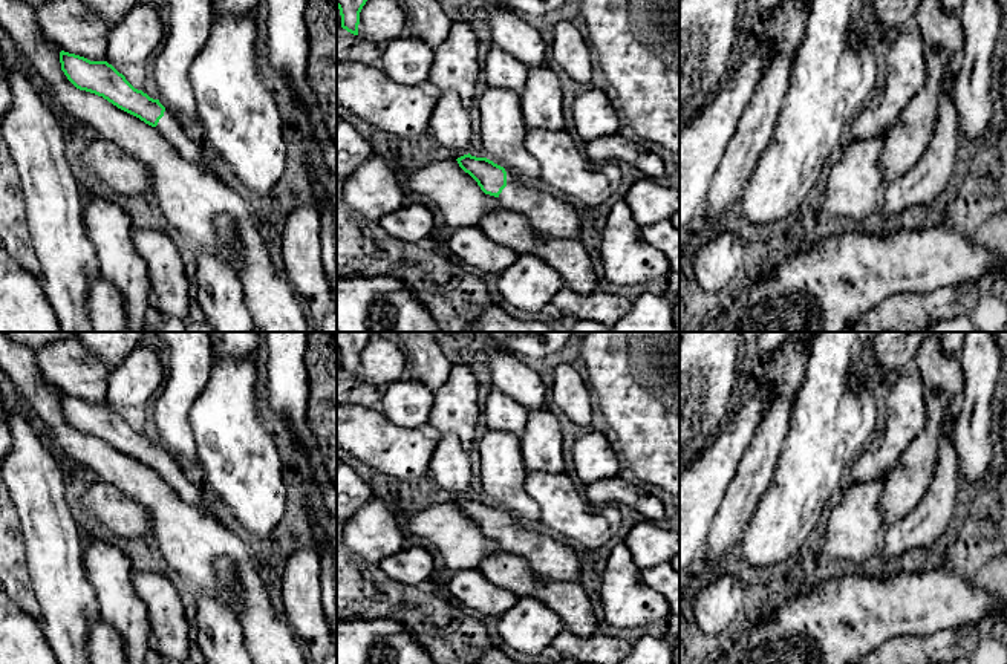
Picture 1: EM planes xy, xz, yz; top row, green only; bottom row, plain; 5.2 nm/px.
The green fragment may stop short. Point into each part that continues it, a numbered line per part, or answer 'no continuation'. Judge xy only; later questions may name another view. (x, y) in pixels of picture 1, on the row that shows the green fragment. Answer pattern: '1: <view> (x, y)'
1: xy (68, 23)

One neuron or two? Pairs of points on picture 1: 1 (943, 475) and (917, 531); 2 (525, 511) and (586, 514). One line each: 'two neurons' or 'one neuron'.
1: one neuron
2: two neurons

